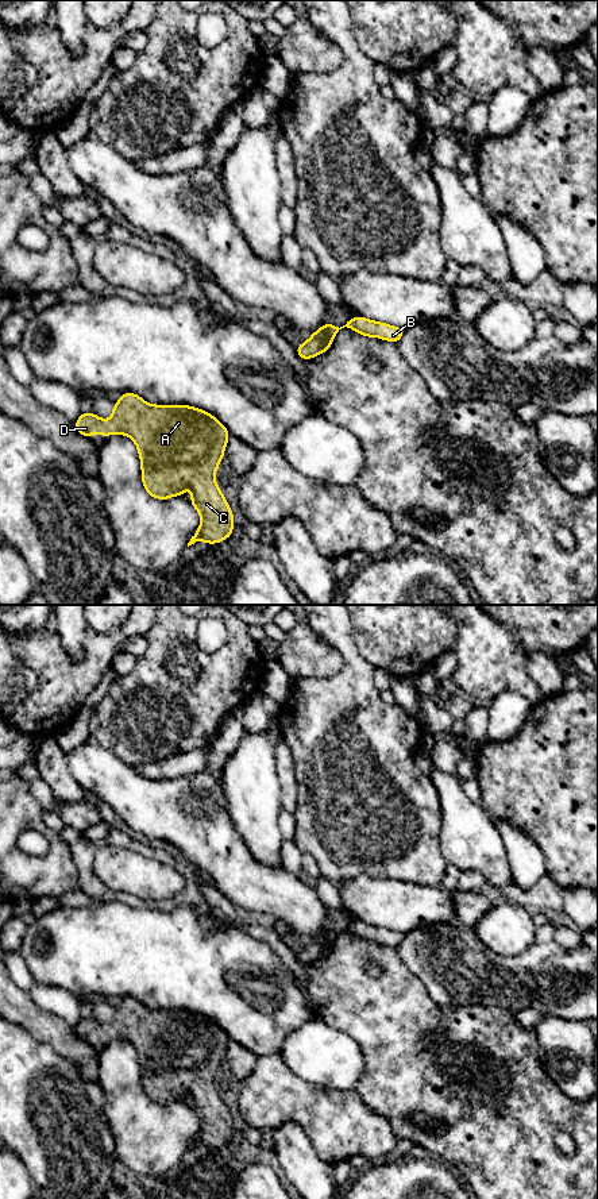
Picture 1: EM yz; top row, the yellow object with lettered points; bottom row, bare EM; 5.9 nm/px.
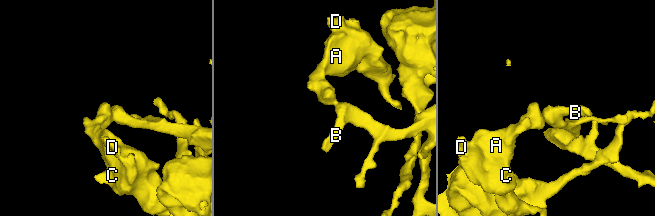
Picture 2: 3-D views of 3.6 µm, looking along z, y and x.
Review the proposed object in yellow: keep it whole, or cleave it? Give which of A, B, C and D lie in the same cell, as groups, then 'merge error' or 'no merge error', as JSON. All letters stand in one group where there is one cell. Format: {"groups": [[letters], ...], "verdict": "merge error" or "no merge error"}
{"groups": [["A", "B", "C", "D"]], "verdict": "no merge error"}

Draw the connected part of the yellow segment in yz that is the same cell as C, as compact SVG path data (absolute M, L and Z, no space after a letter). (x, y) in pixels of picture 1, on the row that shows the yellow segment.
M121 393L120 400L113 405L109 421L90 412L81 413L74 425L84 437L101 432L107 439L109 433L121 433L135 442L146 491L158 500L182 496L200 513L201 525L188 547L198 540L215 544L231 536L234 516L215 482L215 473L224 456L229 432L211 413L186 405L151 405L135 393Z

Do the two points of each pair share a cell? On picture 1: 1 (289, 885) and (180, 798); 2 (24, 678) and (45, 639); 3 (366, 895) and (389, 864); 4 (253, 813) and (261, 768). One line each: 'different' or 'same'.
1: same
2: different
3: different
4: same

